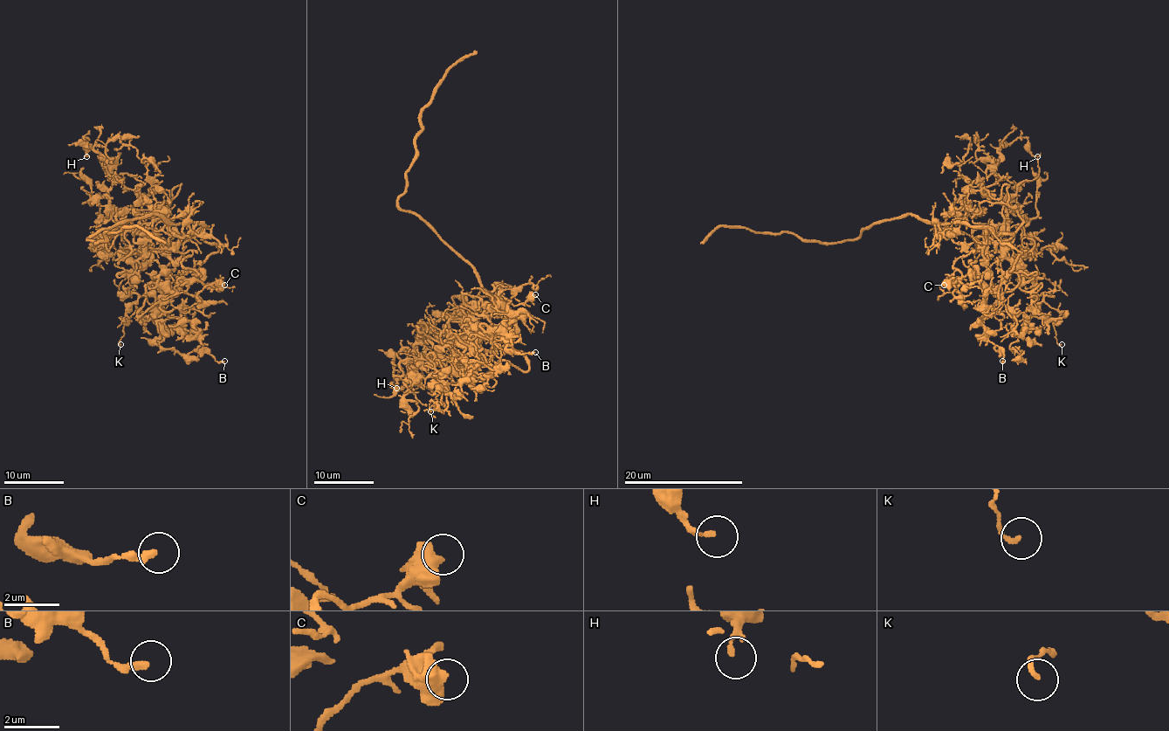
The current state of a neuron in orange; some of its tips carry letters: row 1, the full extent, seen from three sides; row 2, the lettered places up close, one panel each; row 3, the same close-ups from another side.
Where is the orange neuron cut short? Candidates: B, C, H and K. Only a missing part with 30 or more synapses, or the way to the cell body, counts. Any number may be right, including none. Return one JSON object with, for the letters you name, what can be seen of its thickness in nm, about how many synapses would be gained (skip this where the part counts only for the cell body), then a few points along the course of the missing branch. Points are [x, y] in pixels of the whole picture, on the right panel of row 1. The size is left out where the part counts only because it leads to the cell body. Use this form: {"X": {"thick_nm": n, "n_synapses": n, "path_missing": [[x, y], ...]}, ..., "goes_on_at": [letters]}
{"goes_on_at": []}

